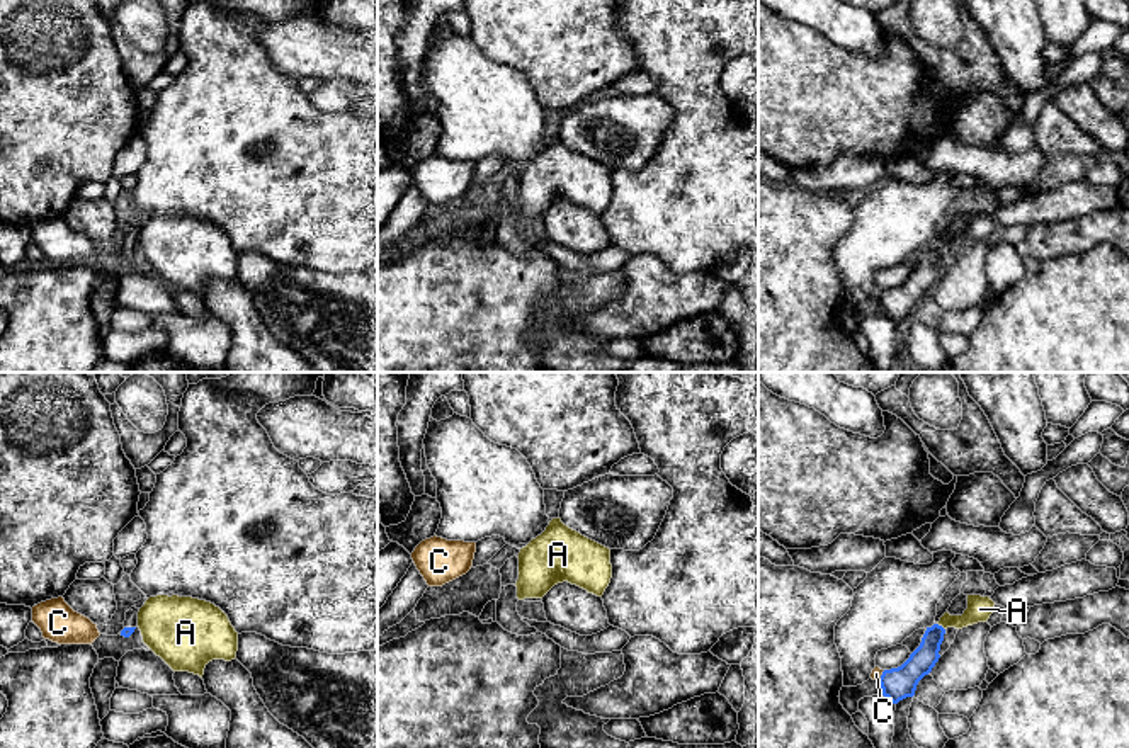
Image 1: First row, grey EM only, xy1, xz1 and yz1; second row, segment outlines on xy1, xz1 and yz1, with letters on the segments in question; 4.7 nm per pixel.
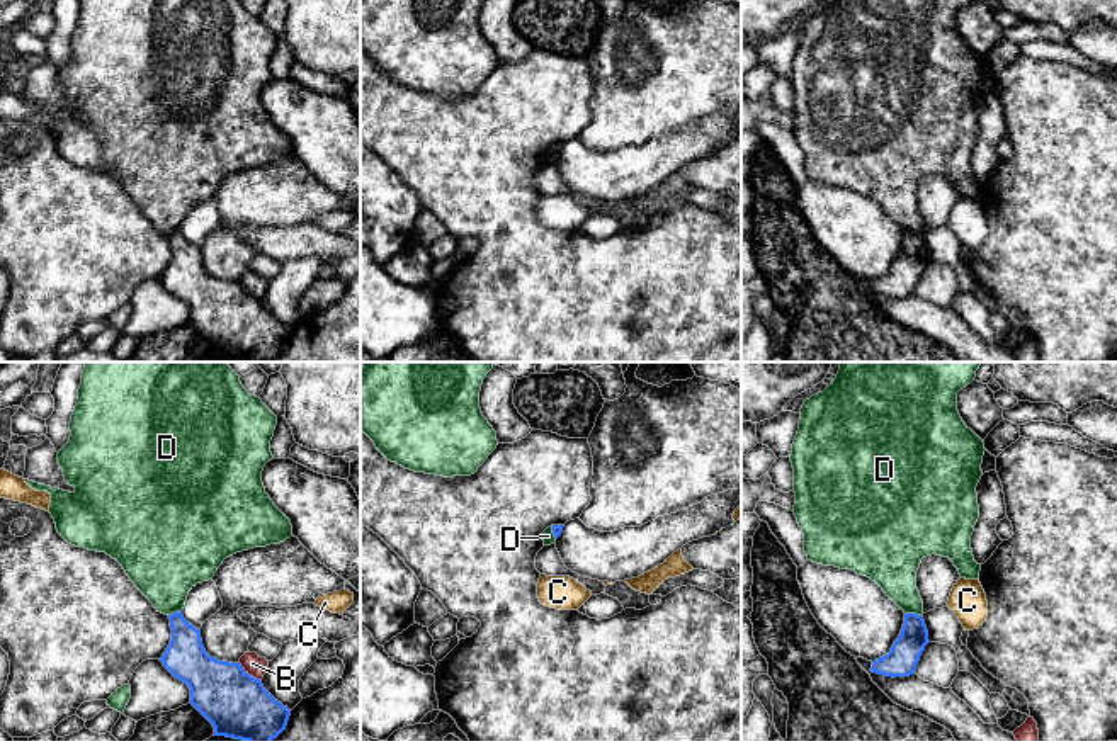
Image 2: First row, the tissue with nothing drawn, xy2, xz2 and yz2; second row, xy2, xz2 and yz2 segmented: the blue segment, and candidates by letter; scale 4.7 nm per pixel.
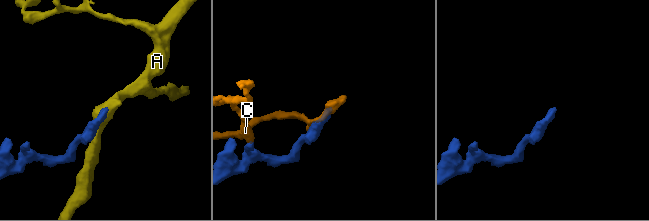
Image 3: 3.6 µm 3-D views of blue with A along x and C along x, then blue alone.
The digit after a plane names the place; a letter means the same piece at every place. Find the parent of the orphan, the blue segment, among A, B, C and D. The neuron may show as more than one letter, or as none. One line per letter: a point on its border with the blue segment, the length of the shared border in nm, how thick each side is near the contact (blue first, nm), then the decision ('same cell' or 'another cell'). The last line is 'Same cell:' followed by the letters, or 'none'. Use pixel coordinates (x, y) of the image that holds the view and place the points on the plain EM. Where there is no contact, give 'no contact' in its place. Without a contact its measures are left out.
A: contact yz1 (941, 245); length 50 nm; calibres 120 and 120 nm; another cell
B: contact xy2 (247, 293); length 140 nm; calibres 300 and 100 nm; another cell
C: contact yz1 (881, 294); length 60 nm; calibres 150 and 50 nm; another cell
D: contact yz2 (913, 233); length 80 nm; calibres 150 and 220 nm; another cell
Same cell: none

